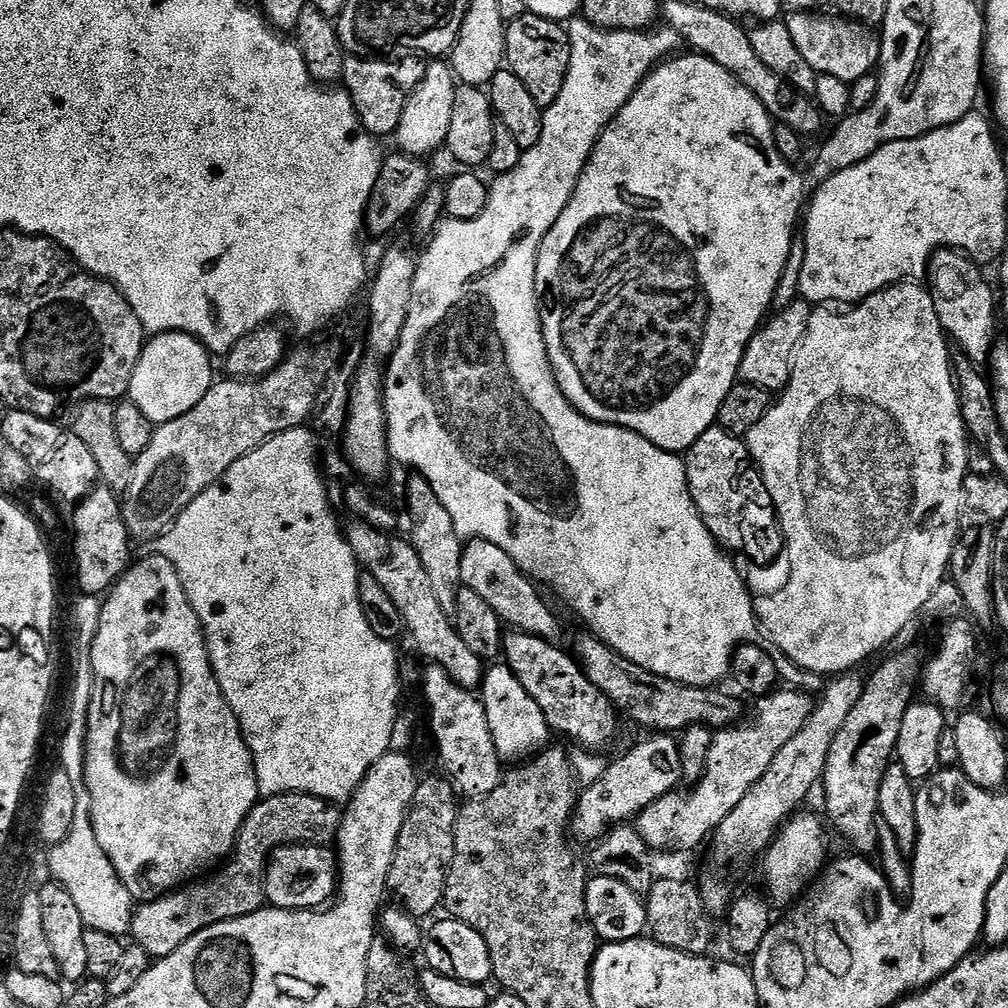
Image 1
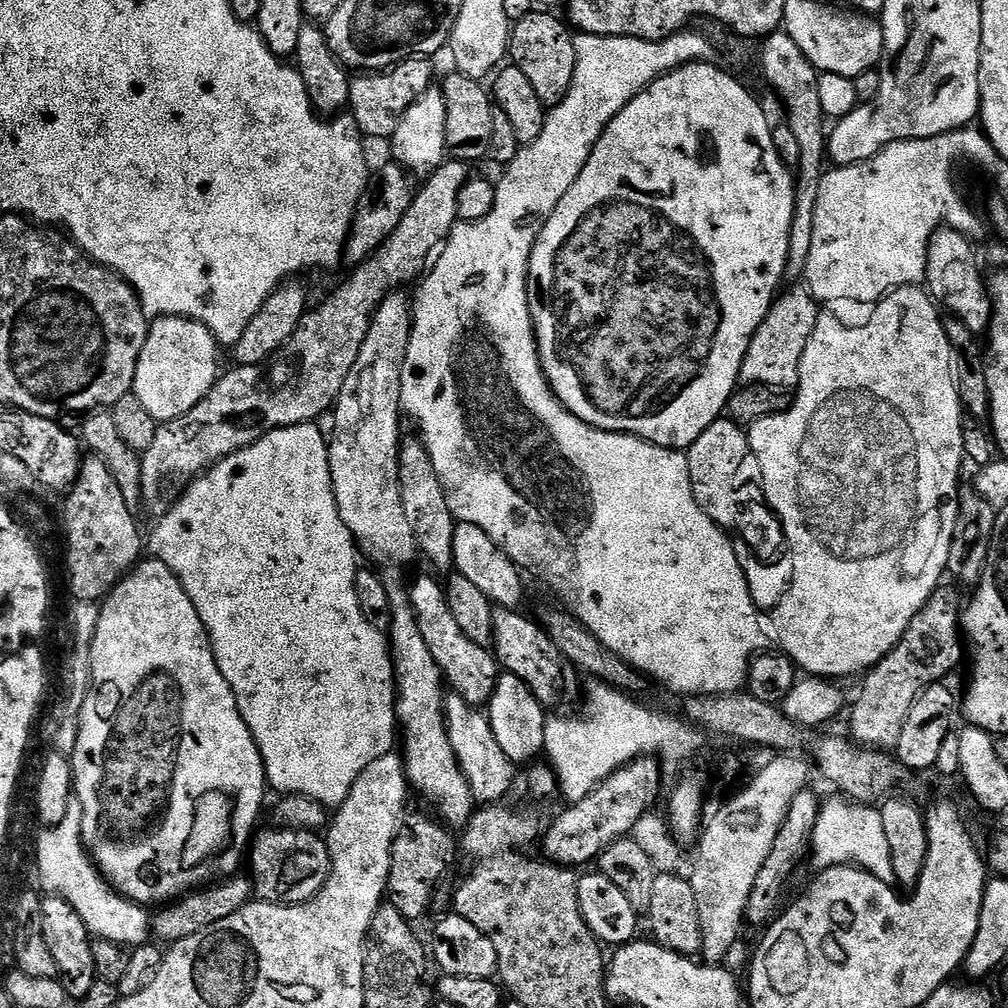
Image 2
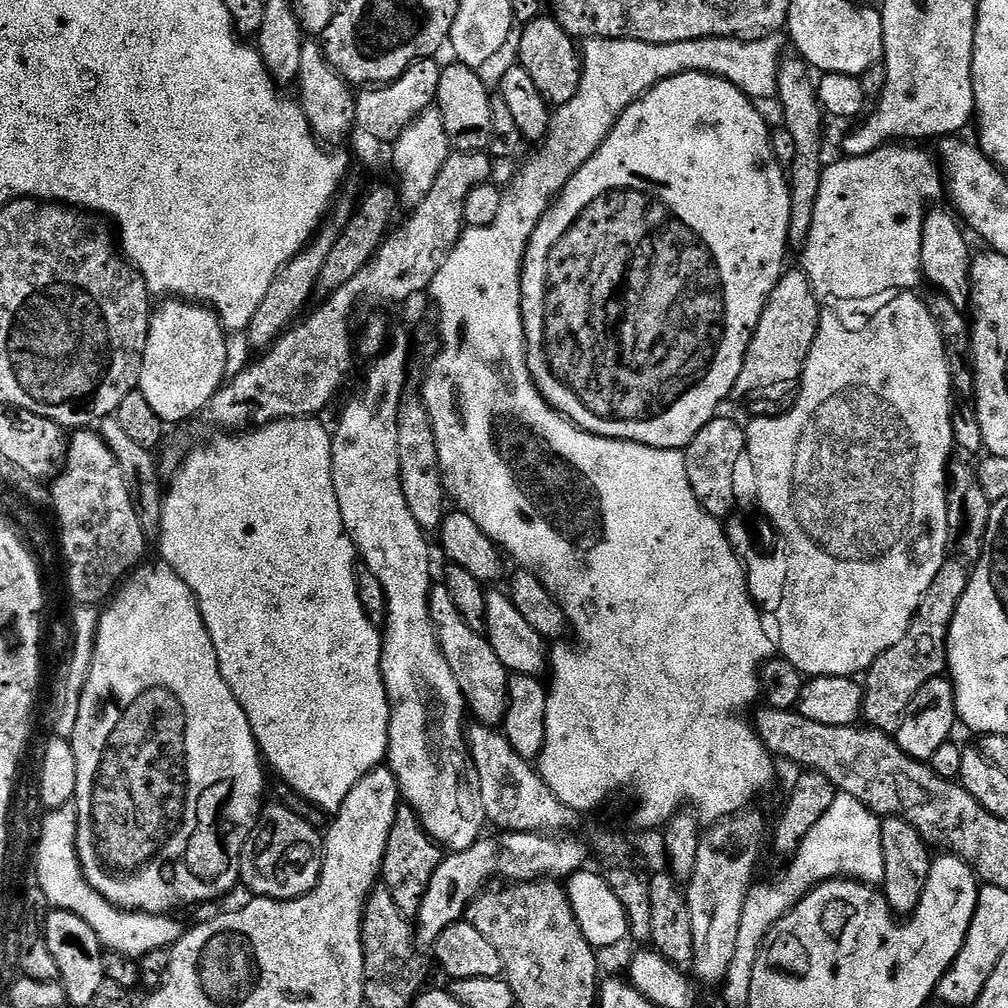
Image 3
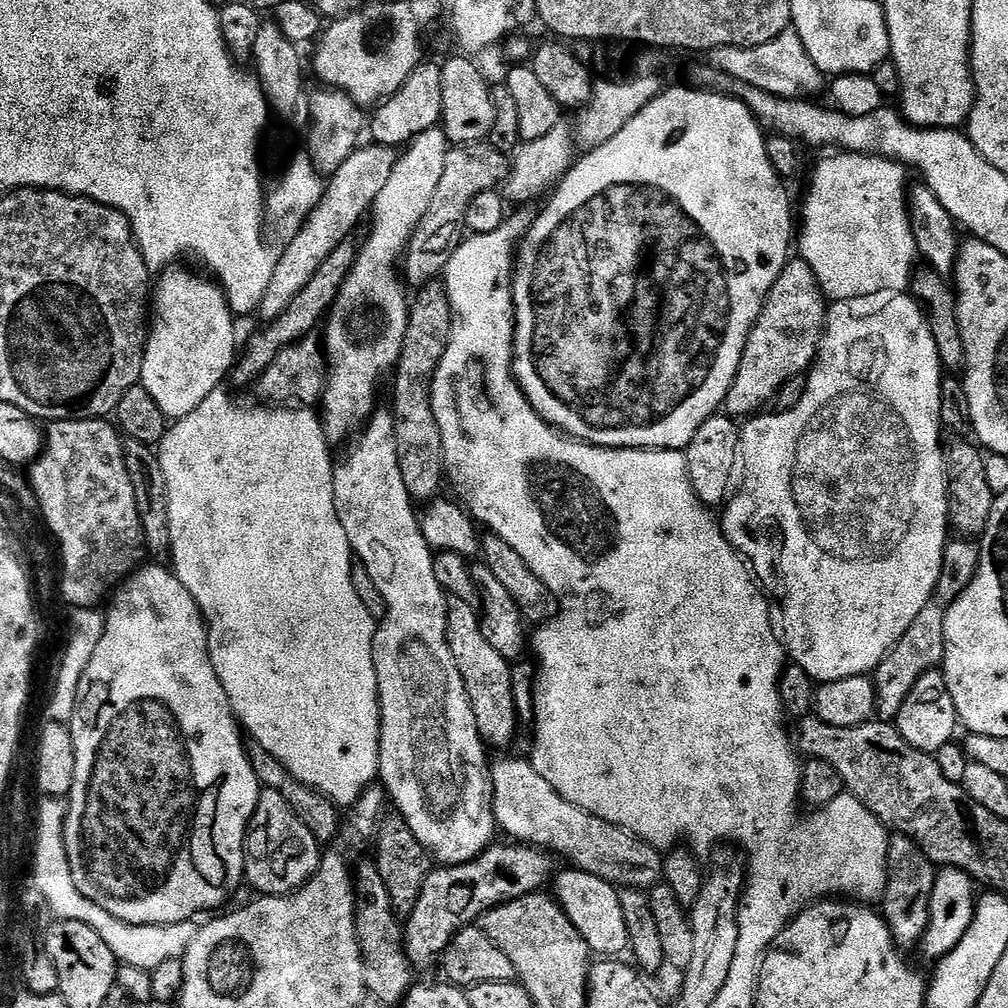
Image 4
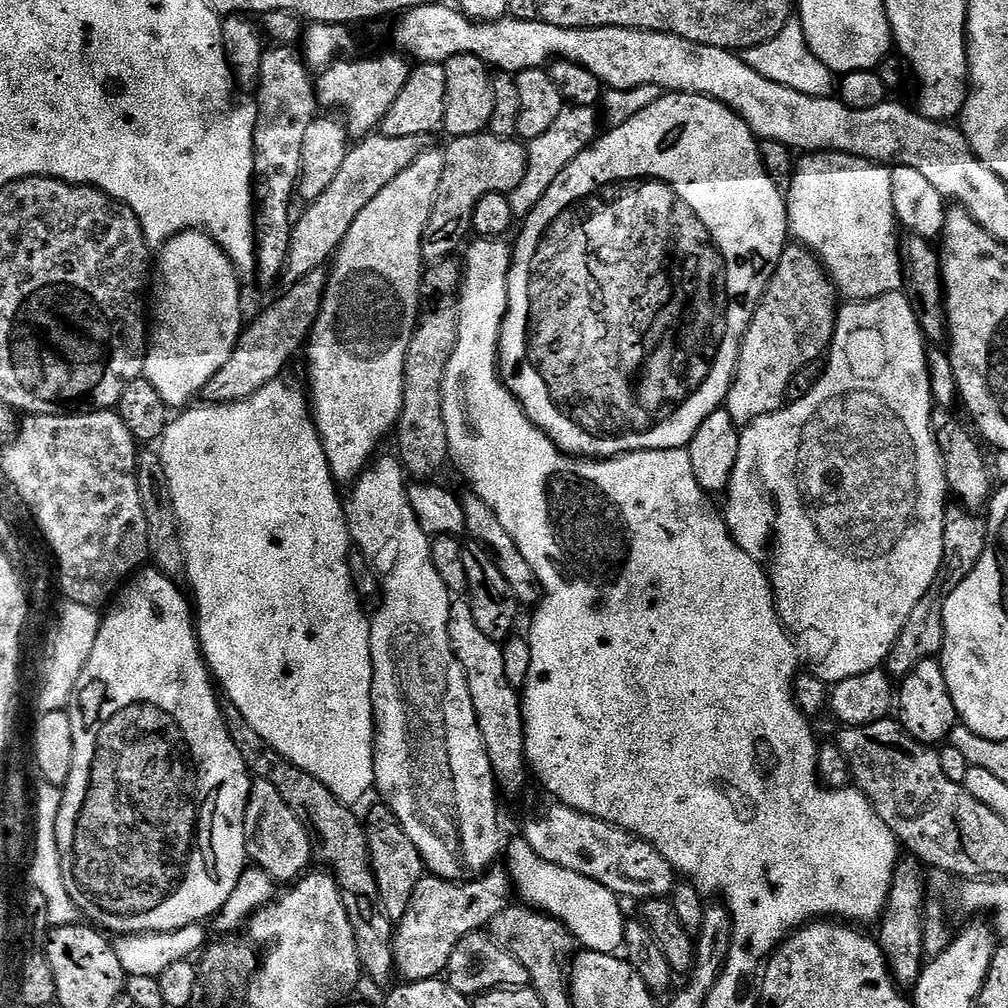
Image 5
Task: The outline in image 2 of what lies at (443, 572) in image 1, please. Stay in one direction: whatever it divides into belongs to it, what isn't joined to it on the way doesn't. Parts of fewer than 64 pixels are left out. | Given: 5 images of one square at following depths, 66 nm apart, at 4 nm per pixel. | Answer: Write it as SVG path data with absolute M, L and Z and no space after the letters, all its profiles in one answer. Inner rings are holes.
M419 438L405 439L400 446L400 493L410 530L414 530L416 546L421 557L425 556L437 573L448 574L454 565L454 530L458 523L446 502L446 494L438 482L434 464L430 462L424 441Z

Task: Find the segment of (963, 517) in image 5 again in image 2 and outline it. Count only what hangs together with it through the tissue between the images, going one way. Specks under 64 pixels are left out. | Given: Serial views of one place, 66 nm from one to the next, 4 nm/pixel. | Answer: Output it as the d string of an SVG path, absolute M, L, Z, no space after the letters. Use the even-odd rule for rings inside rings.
M941 586L933 592L932 597L914 614L910 626L906 626L906 634L877 662L873 668L869 668L863 677L864 685L856 696L856 705L852 708L852 733L851 739L861 746L867 746L873 750L892 750L902 738L902 726L906 726L906 718L910 714L910 706L931 684L947 681L947 676L956 668L960 660L960 648L962 652L962 600L952 588Z

